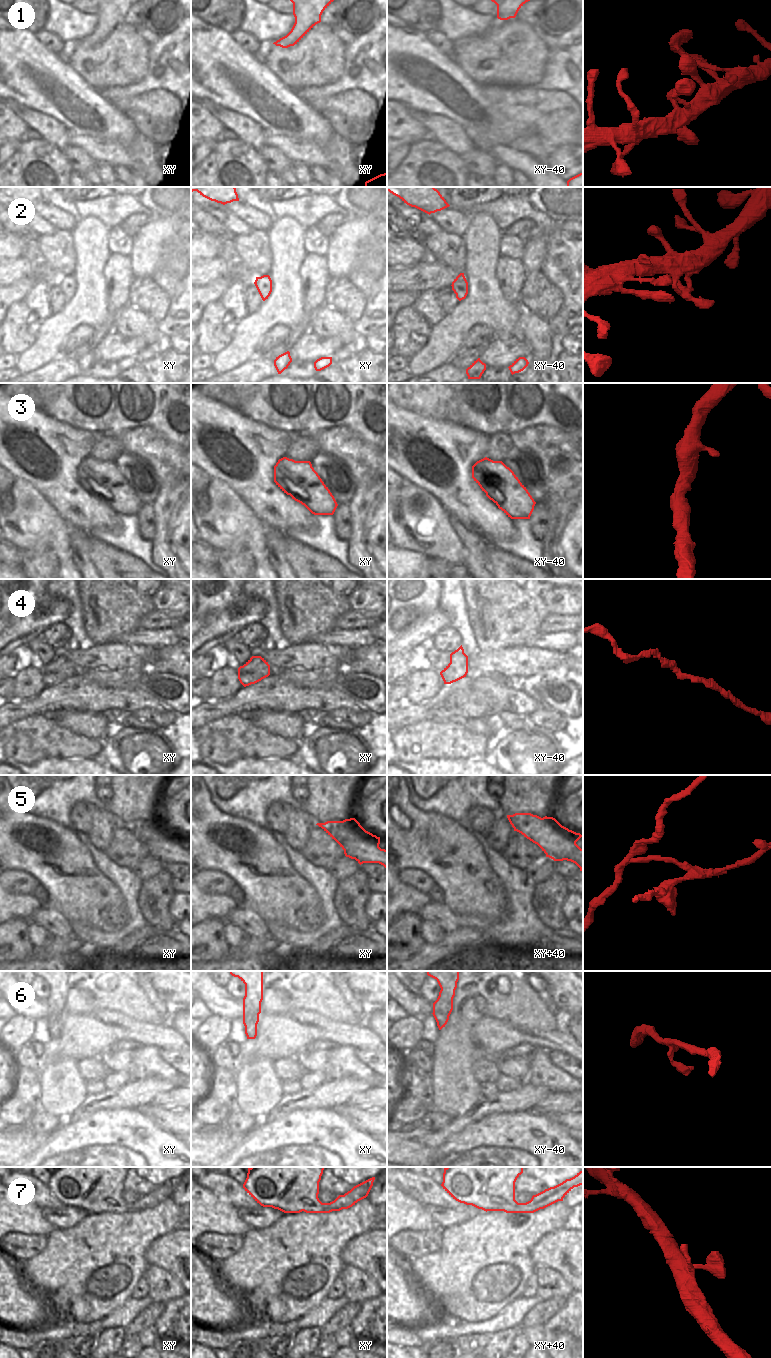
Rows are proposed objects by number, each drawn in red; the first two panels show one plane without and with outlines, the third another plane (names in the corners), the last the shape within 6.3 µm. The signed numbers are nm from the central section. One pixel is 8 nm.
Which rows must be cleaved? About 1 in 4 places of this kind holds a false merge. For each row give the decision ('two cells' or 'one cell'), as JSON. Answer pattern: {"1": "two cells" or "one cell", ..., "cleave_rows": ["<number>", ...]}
{"1": "one cell", "2": "one cell", "3": "one cell", "4": "one cell", "5": "two cells", "6": "one cell", "7": "one cell", "cleave_rows": ["5"]}

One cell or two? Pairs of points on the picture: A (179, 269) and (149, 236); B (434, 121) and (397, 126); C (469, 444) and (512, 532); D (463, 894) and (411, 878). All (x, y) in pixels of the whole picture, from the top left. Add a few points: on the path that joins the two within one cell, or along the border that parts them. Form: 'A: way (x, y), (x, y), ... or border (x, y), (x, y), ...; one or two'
A: way (171, 261), (154, 244); one
B: border (408, 109), (428, 130); two
C: way (464, 467), (464, 489), (489, 514); one
D: border (417, 869), (425, 872), (436, 884); two

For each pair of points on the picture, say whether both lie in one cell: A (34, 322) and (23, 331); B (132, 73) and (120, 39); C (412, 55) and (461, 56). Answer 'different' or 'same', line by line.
A: same
B: same
C: different

